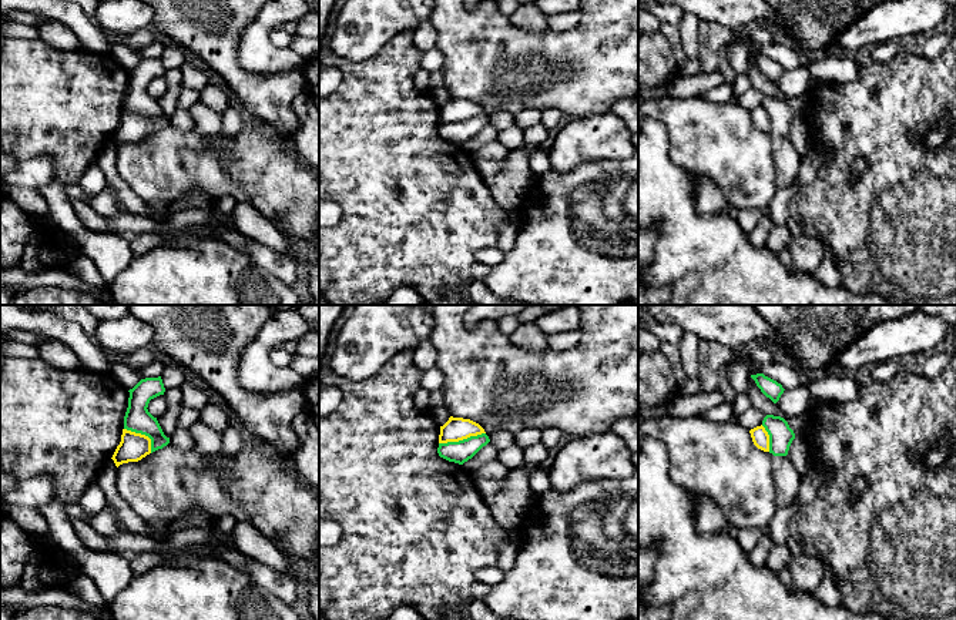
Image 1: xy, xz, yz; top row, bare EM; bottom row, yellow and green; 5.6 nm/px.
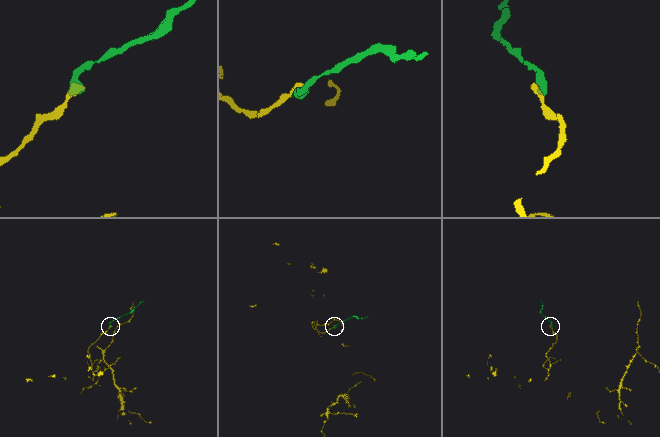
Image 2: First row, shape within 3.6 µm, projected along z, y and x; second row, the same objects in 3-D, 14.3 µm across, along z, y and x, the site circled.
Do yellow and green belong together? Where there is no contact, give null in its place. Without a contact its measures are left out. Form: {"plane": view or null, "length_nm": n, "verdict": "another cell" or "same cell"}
{"plane": "xz", "length_nm": 280, "verdict": "another cell"}

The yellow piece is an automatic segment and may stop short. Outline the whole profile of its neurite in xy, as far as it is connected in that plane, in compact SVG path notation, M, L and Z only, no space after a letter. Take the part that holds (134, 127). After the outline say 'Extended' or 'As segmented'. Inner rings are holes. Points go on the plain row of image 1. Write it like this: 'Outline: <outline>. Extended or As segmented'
Outline: M123 110L121 123L111 140L118 148L123 144L138 143L150 134L151 120L148 117Z. As segmented

